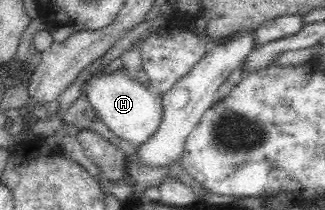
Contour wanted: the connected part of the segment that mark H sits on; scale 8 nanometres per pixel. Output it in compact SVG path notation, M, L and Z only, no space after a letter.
M106 64L96 73L92 73L80 86L80 95L86 99L102 119L104 125L120 140L128 141L136 147L146 142L156 132L162 120L162 96L145 88L135 77L128 75L124 67L115 71L106 71Z

